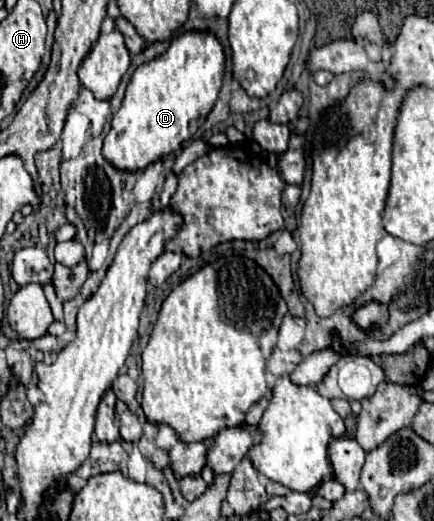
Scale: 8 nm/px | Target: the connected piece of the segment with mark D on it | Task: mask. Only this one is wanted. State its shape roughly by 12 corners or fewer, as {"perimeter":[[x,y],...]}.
{"perimeter":[[184,31],[142,63],[104,157],[144,169],[212,111],[224,47]]}

